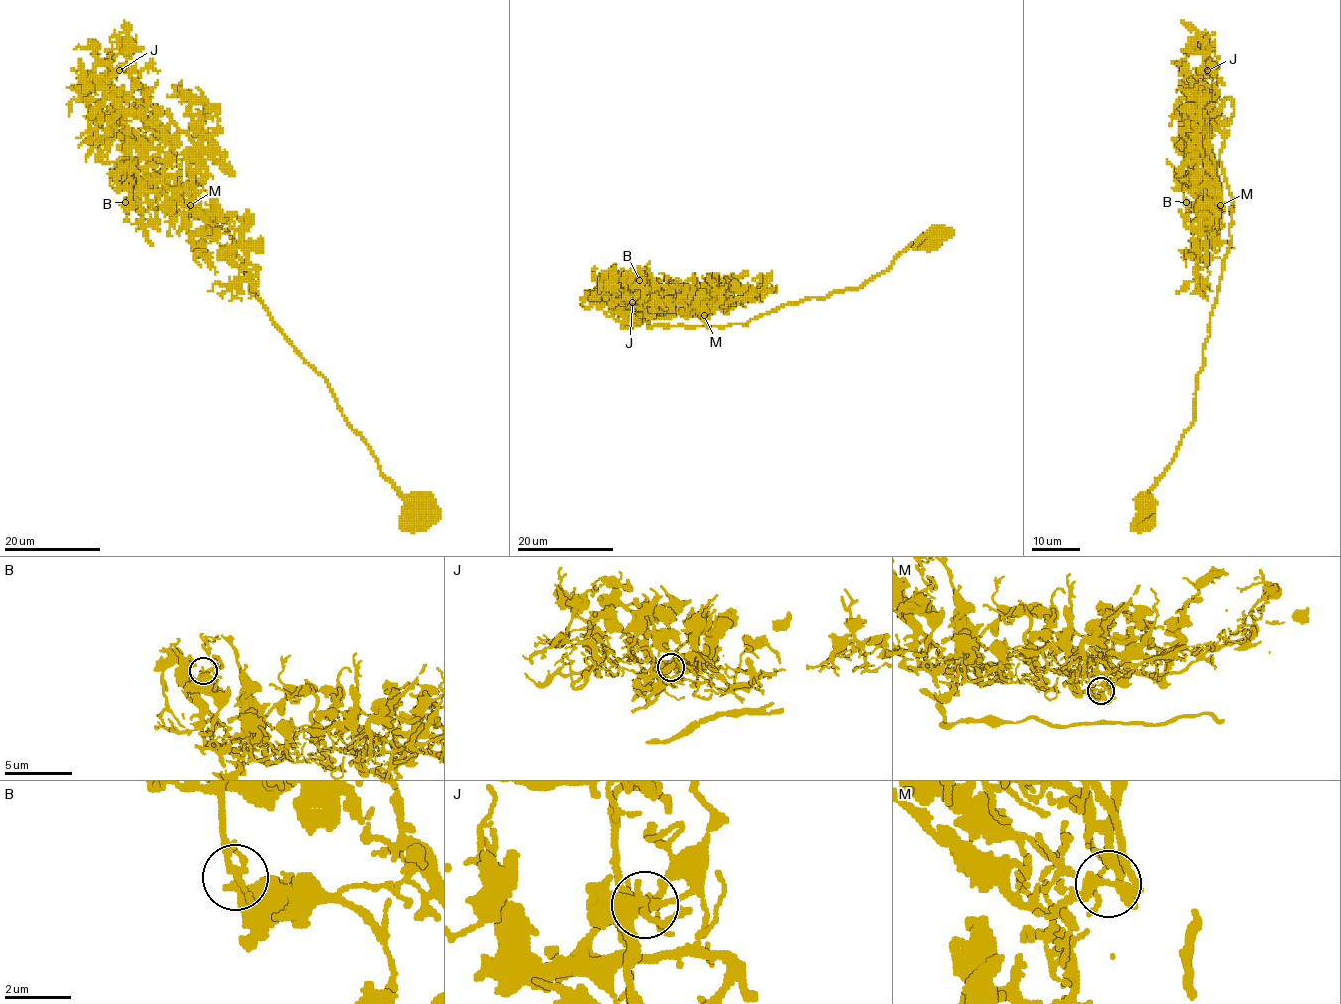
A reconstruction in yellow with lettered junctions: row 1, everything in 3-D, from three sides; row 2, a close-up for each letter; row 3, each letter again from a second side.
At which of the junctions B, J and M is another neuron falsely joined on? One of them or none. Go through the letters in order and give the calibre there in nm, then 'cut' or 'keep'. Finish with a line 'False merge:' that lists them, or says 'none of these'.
B: 280 nm thick; keep
J: 320 nm thick; keep
M: 320 nm thick; keep
False merge: none of these

